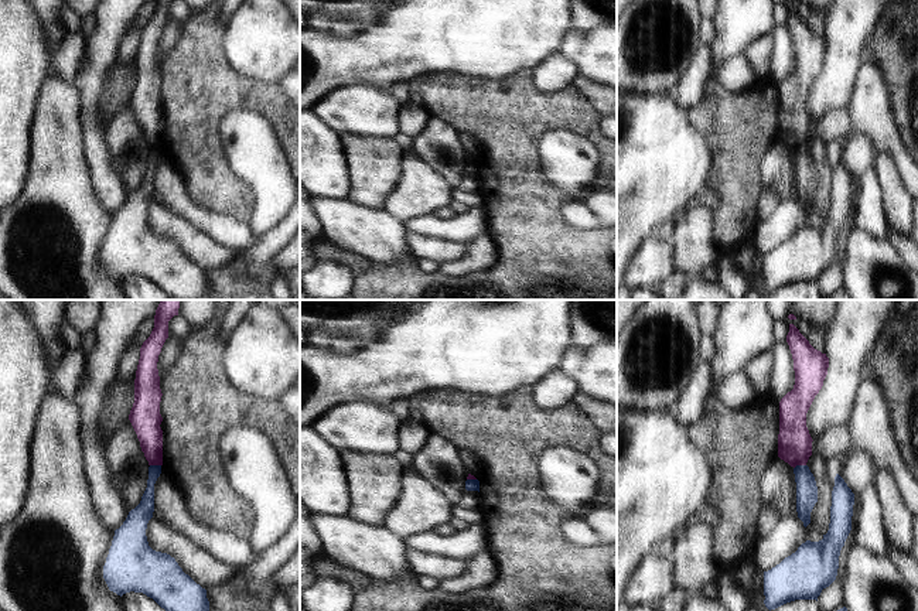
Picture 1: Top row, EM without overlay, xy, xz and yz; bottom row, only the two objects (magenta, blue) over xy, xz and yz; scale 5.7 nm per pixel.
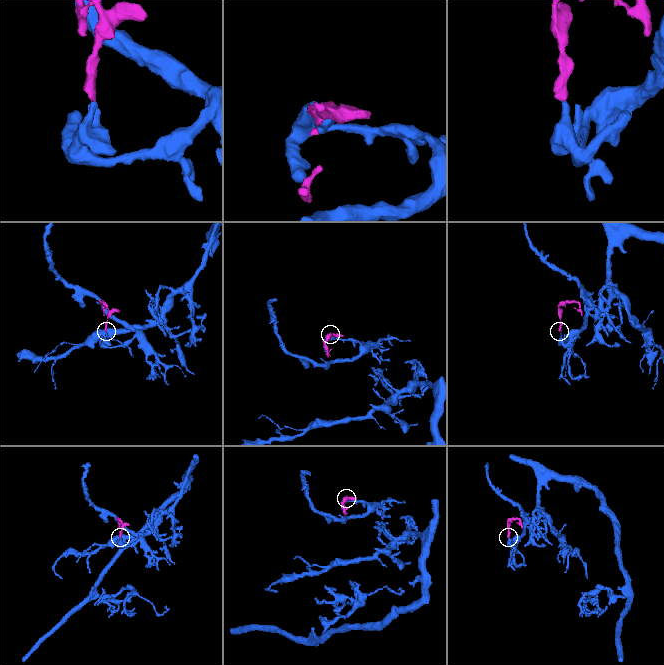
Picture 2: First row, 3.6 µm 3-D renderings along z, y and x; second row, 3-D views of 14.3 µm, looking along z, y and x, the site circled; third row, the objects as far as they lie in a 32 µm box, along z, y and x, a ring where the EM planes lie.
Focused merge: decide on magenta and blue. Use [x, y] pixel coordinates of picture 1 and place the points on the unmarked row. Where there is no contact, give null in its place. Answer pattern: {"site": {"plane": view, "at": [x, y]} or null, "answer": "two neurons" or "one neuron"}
{"site": {"plane": "yz", "at": [799, 147]}, "answer": "two neurons"}

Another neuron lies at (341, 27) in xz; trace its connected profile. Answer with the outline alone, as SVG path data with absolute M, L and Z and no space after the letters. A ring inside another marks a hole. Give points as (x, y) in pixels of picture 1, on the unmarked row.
M313 14L310 28L324 31L337 37L354 37L366 28L366 21L359 16L349 18L331 17L327 14Z

